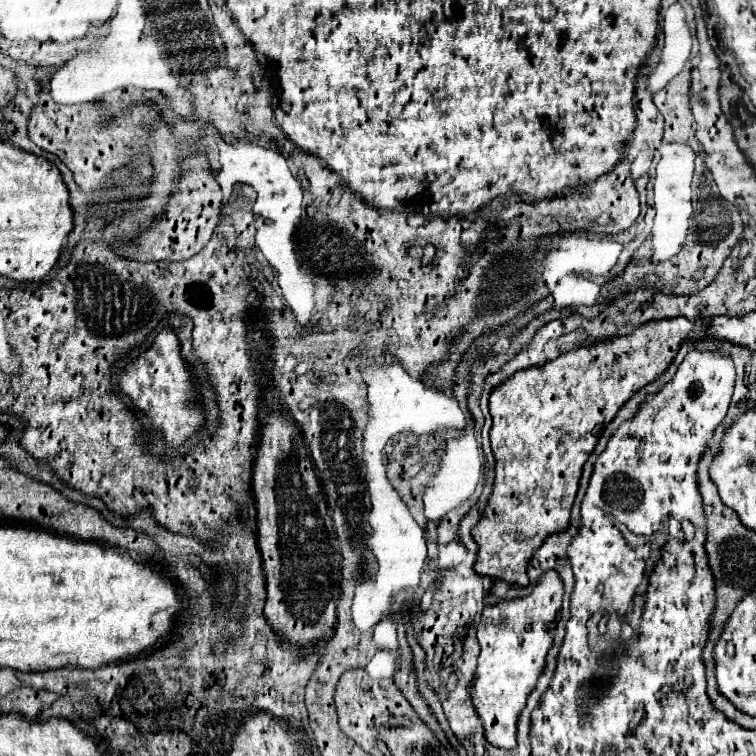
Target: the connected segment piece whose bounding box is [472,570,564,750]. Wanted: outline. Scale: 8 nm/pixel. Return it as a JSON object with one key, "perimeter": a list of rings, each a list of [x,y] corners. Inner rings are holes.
{"perimeter":[[[550,570],[538,580],[530,596],[500,600],[498,604],[484,608],[482,622],[476,628],[480,658],[472,700],[478,716],[482,718],[486,740],[498,748],[512,750],[516,746],[516,720],[526,706],[528,694],[534,690],[538,678],[544,672],[546,656],[554,644],[562,594],[564,584],[558,572]]]}

